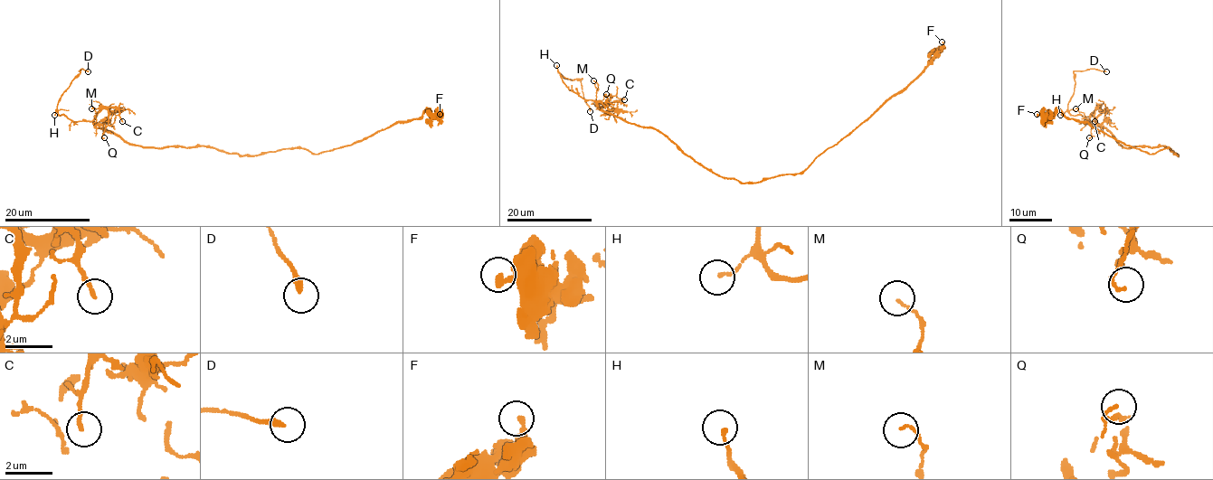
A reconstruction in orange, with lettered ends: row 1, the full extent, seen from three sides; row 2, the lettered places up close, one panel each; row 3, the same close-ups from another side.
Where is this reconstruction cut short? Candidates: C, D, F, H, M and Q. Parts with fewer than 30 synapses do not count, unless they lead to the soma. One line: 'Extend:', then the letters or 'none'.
Extend: D

